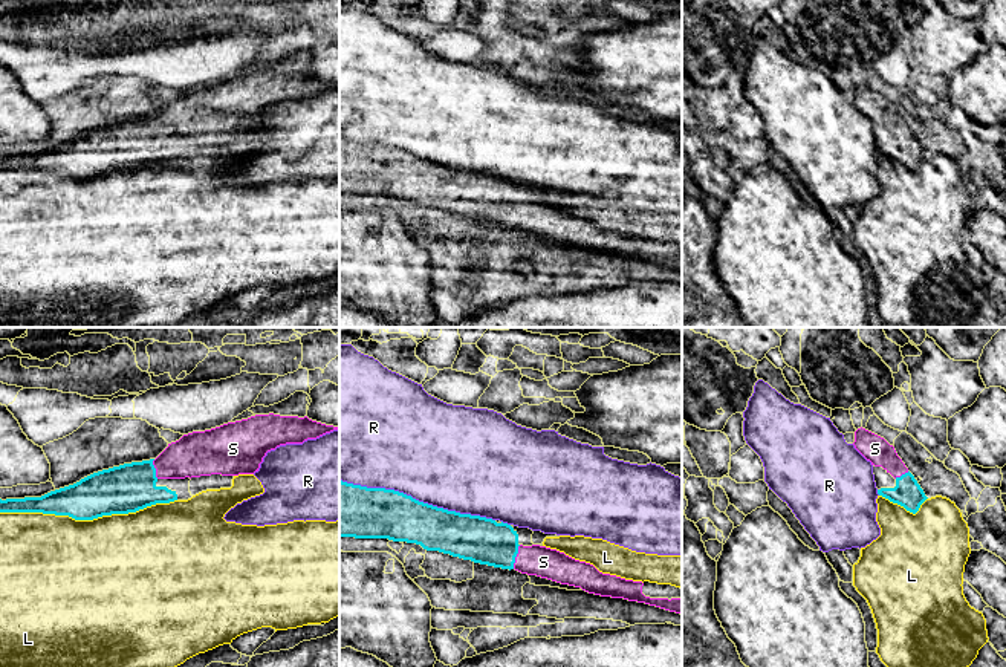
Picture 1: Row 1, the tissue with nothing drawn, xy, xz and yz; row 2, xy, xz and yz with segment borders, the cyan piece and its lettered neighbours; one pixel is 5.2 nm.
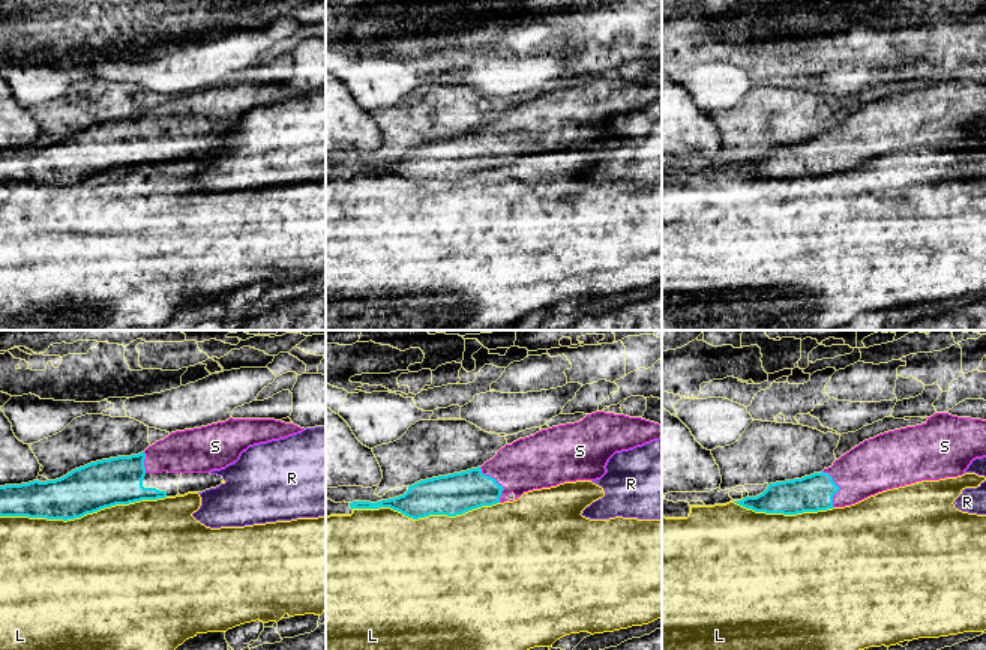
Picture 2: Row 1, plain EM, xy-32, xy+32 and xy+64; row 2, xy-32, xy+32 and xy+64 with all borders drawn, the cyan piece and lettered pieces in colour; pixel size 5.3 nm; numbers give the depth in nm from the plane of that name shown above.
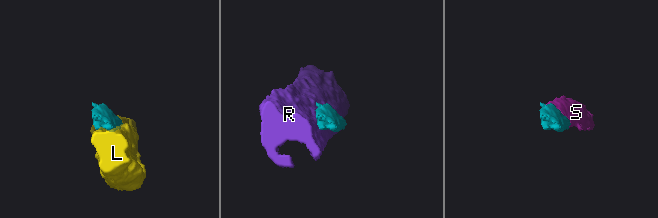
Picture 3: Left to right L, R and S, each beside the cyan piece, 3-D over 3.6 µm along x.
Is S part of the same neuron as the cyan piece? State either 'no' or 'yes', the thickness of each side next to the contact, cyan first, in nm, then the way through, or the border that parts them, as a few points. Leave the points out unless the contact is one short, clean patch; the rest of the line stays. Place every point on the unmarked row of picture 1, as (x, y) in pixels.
yes | 240/160 nm

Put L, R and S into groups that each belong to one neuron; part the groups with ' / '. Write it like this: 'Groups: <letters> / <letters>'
Groups: L / R / S

